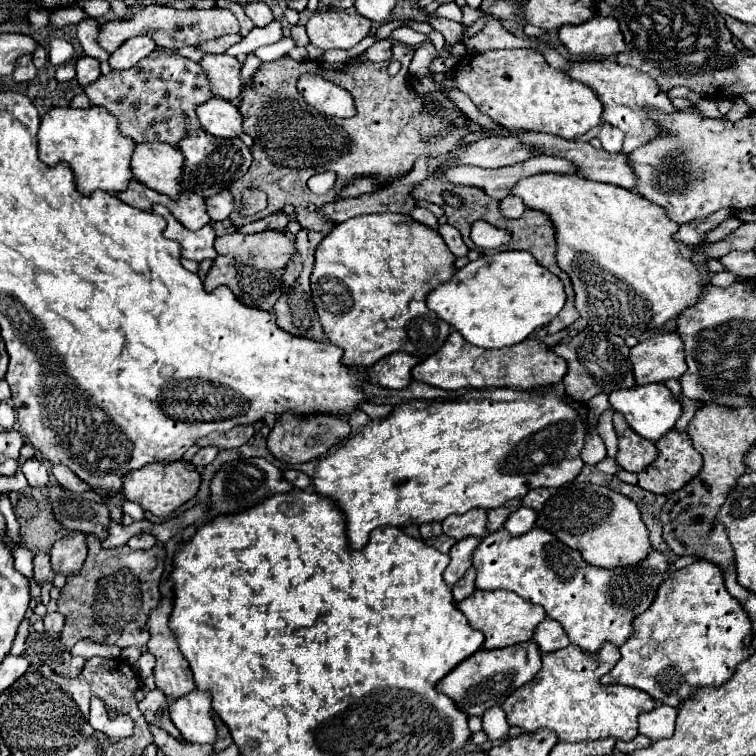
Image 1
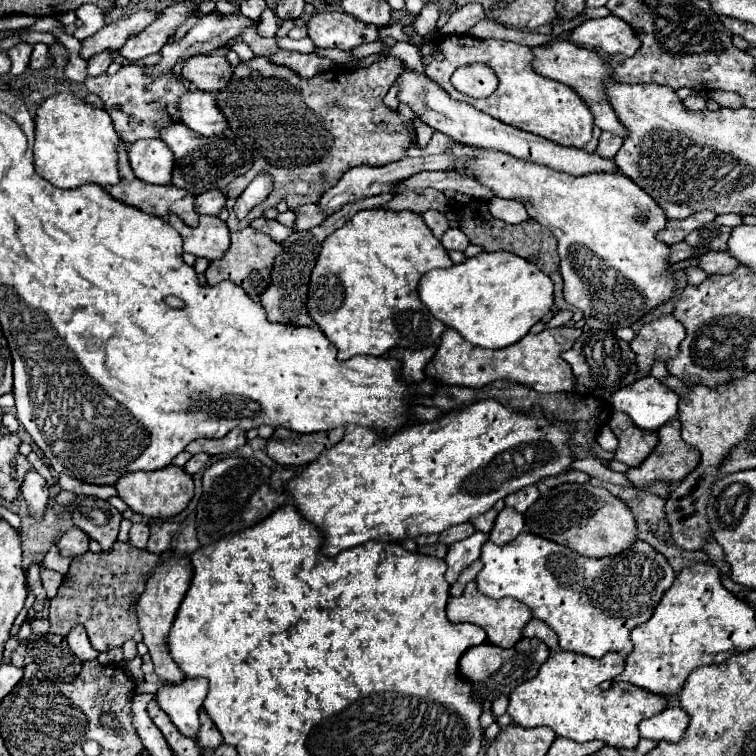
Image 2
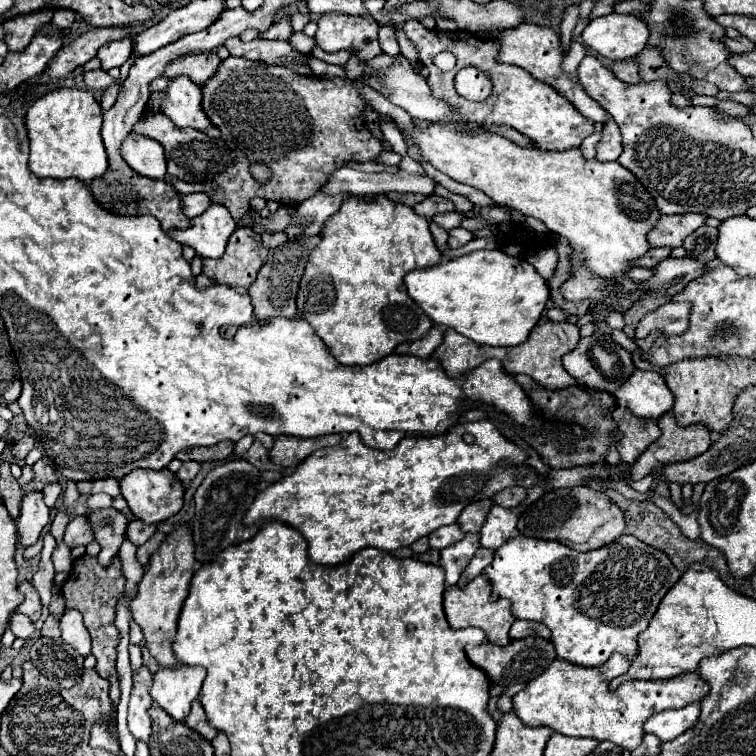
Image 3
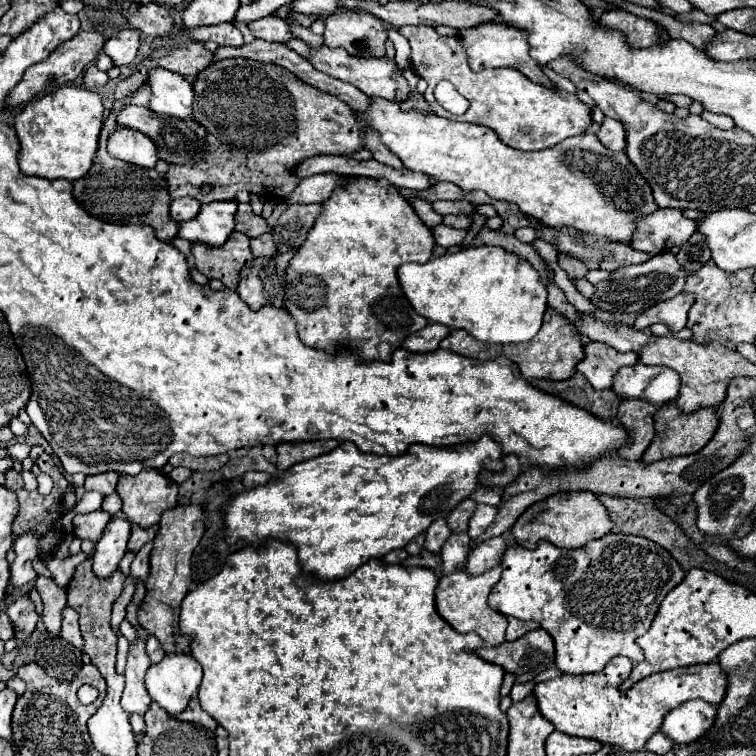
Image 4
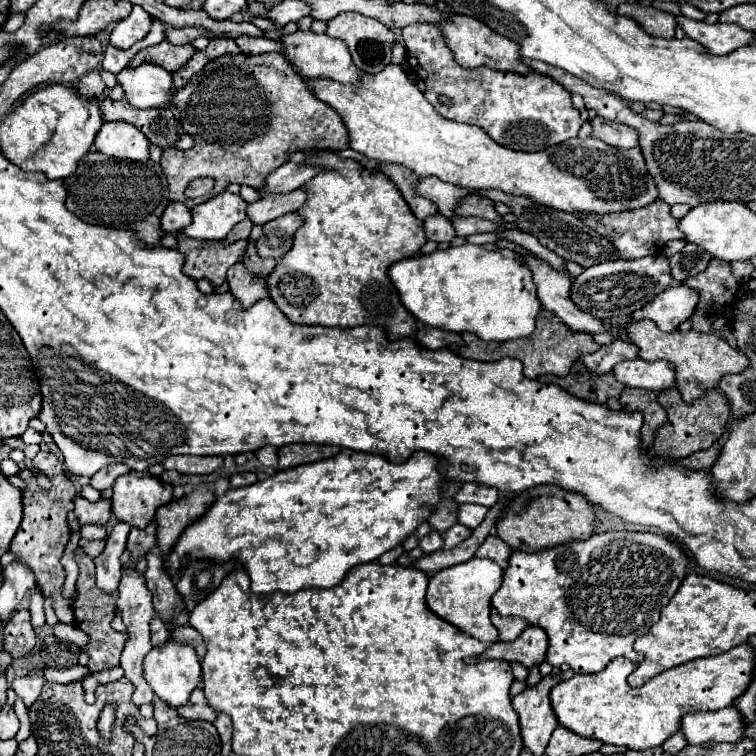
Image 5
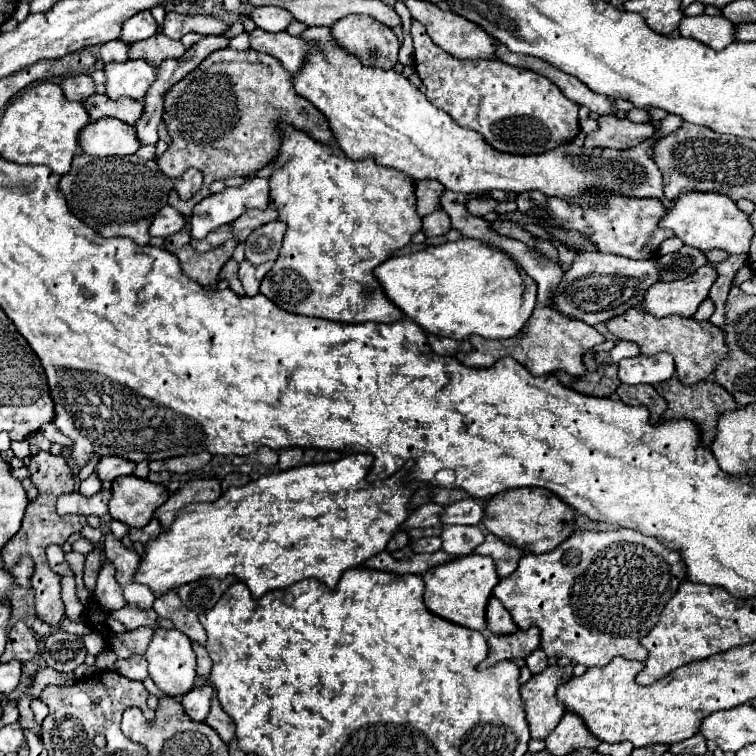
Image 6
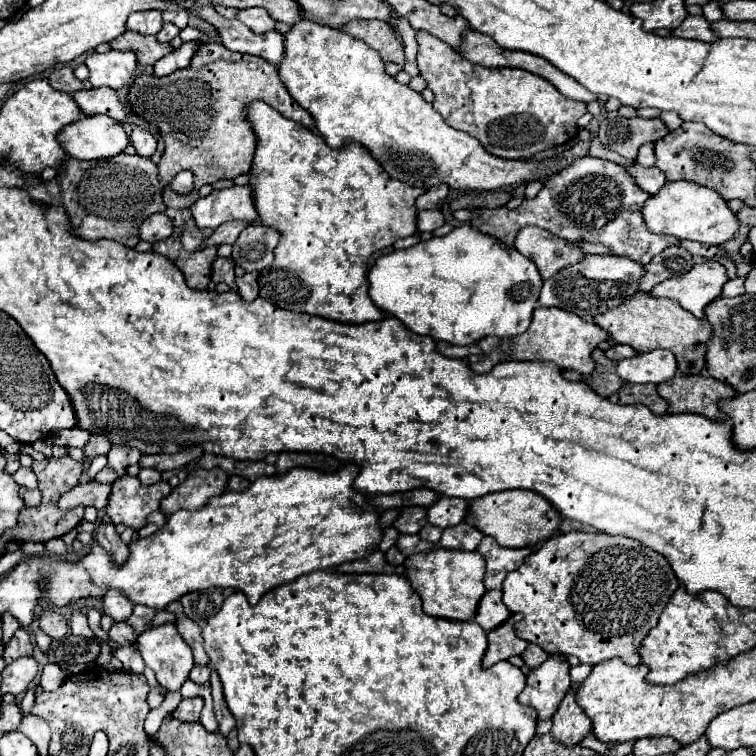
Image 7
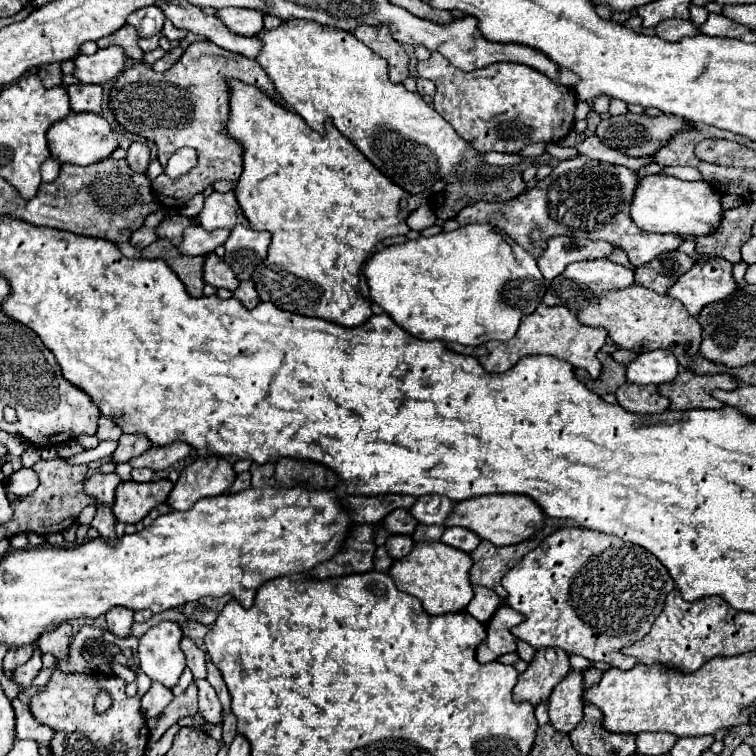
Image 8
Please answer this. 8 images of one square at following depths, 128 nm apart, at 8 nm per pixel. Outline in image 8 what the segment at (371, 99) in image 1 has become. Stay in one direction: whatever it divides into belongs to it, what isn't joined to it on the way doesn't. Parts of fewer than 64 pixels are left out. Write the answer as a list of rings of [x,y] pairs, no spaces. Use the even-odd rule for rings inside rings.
[[[208,40],[190,44],[182,58],[166,72],[154,72],[148,64],[132,64],[114,82],[110,108],[116,114],[116,120],[126,130],[156,142],[162,166],[166,166],[176,148],[190,146],[198,154],[198,164],[188,174],[172,180],[166,172],[162,172],[156,180],[152,180],[152,190],[166,208],[182,208],[192,196],[216,180],[238,180],[242,174],[242,146],[238,140],[228,136],[226,130],[230,118],[228,80],[242,80],[252,86],[256,84],[266,96],[284,106],[272,80],[256,60],[232,54]]]

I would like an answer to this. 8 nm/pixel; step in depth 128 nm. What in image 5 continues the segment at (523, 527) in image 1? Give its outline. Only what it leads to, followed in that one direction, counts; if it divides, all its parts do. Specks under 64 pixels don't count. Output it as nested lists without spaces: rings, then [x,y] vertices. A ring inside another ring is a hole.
[[[460,504],[458,508],[458,520],[470,530],[474,530],[484,520],[486,514],[488,514],[488,508],[480,504]]]

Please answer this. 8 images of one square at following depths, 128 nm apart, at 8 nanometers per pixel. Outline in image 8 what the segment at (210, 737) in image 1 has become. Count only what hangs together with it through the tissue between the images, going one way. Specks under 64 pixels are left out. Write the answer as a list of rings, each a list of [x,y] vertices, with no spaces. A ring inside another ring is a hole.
[[[160,622],[152,626],[138,644],[142,672],[166,688],[174,688],[186,668],[180,638],[182,630],[176,622]]]

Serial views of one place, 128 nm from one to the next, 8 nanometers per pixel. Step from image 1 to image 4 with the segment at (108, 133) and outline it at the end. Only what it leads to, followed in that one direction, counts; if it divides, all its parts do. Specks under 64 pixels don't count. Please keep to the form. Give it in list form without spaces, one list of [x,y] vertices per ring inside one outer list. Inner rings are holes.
[[[64,86],[52,94],[36,98],[16,116],[16,132],[20,138],[20,168],[28,176],[40,178],[68,178],[78,180],[92,168],[98,148],[98,134],[102,130],[102,102],[100,96],[84,90]]]

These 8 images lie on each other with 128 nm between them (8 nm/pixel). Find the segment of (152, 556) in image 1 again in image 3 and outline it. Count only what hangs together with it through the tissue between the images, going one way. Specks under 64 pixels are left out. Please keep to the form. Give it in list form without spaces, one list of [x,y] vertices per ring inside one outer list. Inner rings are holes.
[[[80,556],[74,560],[72,572],[68,576],[68,580],[62,586],[62,596],[64,596],[64,604],[66,608],[76,608],[82,612],[84,616],[84,626],[88,628],[90,636],[92,636],[92,654],[96,656],[96,670],[100,676],[104,676],[106,680],[110,680],[110,698],[116,704],[120,698],[120,688],[118,688],[118,674],[116,674],[116,646],[120,642],[120,632],[114,624],[114,614],[116,614],[116,602],[120,600],[120,596],[124,594],[124,574],[122,574],[122,562],[118,556],[114,556],[112,564],[108,568],[104,568],[96,556]],[[52,614],[46,618],[46,622],[44,622],[44,626],[42,626],[42,636],[46,636],[46,638],[60,638],[60,620],[58,618],[54,618]]]

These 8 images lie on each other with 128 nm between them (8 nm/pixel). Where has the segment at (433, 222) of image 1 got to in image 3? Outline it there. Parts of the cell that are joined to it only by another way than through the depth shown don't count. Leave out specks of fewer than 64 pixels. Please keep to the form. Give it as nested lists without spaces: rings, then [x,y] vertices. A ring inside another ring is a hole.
[[[448,212],[448,214],[434,214],[434,216],[432,216],[432,220],[434,220],[440,228],[444,228],[444,230],[448,232],[448,230],[452,230],[452,228],[460,226],[462,216],[460,216],[458,212]]]

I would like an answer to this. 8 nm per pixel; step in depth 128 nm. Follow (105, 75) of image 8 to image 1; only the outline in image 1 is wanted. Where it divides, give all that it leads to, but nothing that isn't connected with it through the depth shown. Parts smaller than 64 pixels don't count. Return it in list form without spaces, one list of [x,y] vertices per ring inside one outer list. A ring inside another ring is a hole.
[[[212,98],[204,102],[202,106],[196,108],[198,120],[204,128],[204,132],[220,138],[238,138],[244,134],[242,122],[244,118],[240,116],[238,106],[234,106],[228,100]]]

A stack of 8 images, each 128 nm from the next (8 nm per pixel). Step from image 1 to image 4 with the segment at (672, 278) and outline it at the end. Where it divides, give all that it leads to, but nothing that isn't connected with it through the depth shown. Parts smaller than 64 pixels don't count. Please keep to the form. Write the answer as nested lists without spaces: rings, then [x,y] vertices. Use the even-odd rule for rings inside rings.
[[[372,98],[372,106],[366,112],[372,128],[382,134],[382,142],[404,162],[408,170],[424,172],[438,180],[452,182],[462,190],[482,190],[494,200],[504,200],[518,204],[520,212],[530,214],[542,220],[550,228],[576,228],[588,236],[604,236],[612,242],[630,244],[636,232],[640,218],[658,210],[648,182],[636,172],[634,164],[628,162],[626,154],[608,152],[594,134],[572,136],[560,142],[554,148],[538,152],[522,152],[506,146],[490,128],[468,124],[468,122],[450,122],[446,118],[428,116],[420,112],[402,112],[398,102],[384,98]]]

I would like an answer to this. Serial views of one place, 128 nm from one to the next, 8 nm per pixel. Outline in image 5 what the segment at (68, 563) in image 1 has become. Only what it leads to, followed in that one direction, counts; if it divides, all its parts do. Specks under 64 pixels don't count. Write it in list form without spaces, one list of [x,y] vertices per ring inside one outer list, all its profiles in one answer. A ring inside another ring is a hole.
[[[76,496],[74,498],[74,514],[80,522],[80,526],[84,524],[96,524],[96,526],[106,526],[110,516],[112,516],[112,510],[110,510],[110,502],[108,500],[98,500],[98,502],[88,502],[86,498],[82,496]]]

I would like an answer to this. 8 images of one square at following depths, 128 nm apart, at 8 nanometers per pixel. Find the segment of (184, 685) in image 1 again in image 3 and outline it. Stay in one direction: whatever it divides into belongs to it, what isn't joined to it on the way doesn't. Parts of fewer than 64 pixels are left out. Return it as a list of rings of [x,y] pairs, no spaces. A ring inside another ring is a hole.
[[[188,524],[176,526],[176,530],[172,534],[168,534],[164,544],[150,556],[150,564],[146,566],[144,578],[138,586],[138,596],[130,604],[134,622],[144,632],[146,648],[150,650],[150,654],[162,668],[178,666],[178,660],[172,652],[172,642],[176,636],[178,614],[182,610],[182,602],[188,596],[190,580],[194,576],[194,566],[196,566],[196,558],[194,558],[194,542],[192,542],[190,526]],[[182,534],[186,534],[186,536],[182,536]]]

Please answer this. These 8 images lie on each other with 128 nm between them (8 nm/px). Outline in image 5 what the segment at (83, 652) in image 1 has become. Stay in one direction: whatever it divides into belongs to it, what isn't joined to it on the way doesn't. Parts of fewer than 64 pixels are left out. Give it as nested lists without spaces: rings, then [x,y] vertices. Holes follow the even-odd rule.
[[[38,452],[38,470],[42,470],[50,480],[52,480],[52,488],[48,492],[44,492],[32,472],[26,468],[26,470],[20,470],[18,476],[26,482],[26,490],[22,490],[22,504],[24,504],[24,518],[22,518],[22,524],[18,528],[18,532],[14,534],[12,538],[12,544],[10,544],[10,550],[12,554],[22,560],[24,564],[28,564],[32,570],[34,570],[34,576],[36,576],[36,584],[40,588],[56,588],[56,592],[52,594],[54,596],[54,610],[56,610],[56,616],[60,622],[64,624],[72,624],[74,622],[74,614],[72,614],[72,604],[70,600],[62,598],[60,594],[60,588],[64,584],[64,578],[66,578],[66,572],[60,564],[60,558],[62,558],[62,552],[64,552],[64,546],[66,542],[70,540],[70,528],[68,528],[68,512],[72,510],[72,500],[76,496],[76,488],[74,484],[70,482],[70,478],[66,476],[66,470],[64,466],[60,464],[60,460],[52,454],[52,452]]]

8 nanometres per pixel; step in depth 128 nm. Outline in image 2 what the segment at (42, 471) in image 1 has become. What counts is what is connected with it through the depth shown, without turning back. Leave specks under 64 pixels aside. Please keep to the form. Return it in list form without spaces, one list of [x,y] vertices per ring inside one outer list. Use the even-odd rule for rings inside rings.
[[[30,470],[24,476],[22,496],[28,502],[30,514],[36,516],[36,518],[40,518],[42,512],[44,512],[44,508],[46,508],[46,504],[48,504],[48,484],[46,484],[46,480],[36,470]]]

